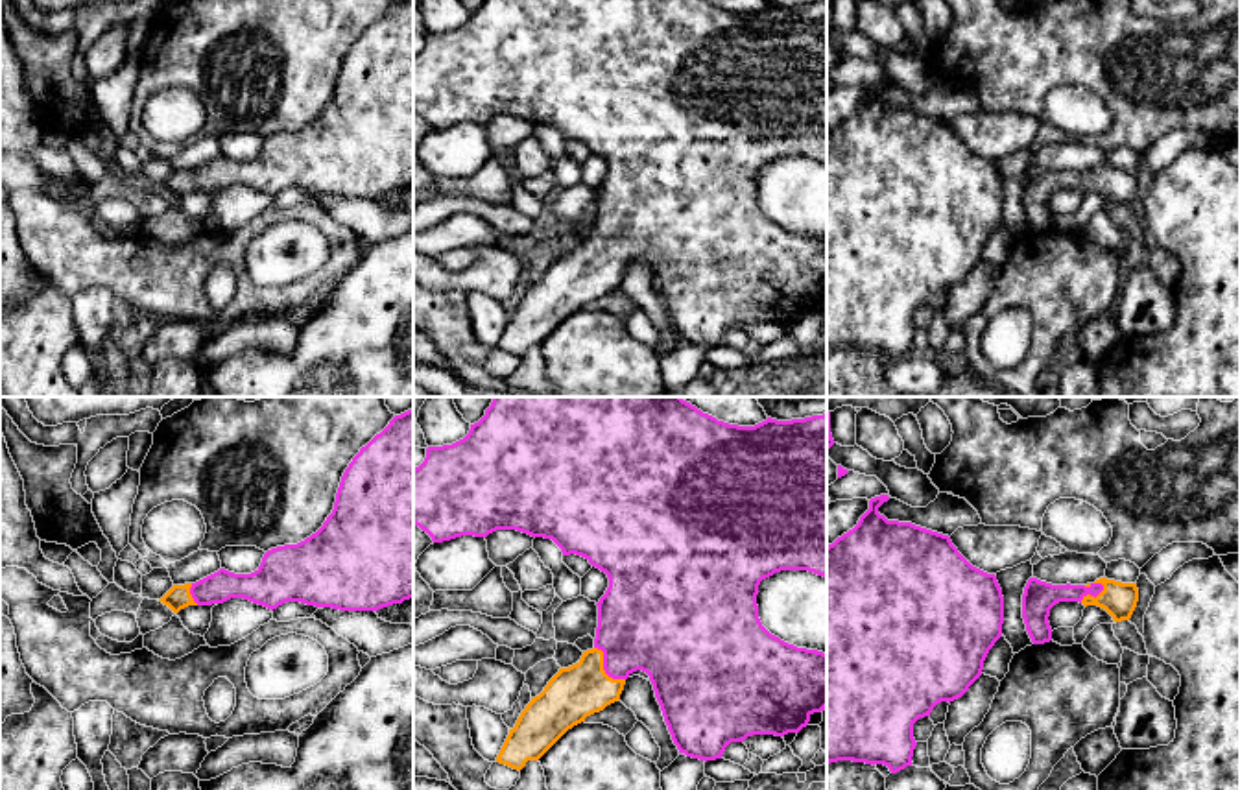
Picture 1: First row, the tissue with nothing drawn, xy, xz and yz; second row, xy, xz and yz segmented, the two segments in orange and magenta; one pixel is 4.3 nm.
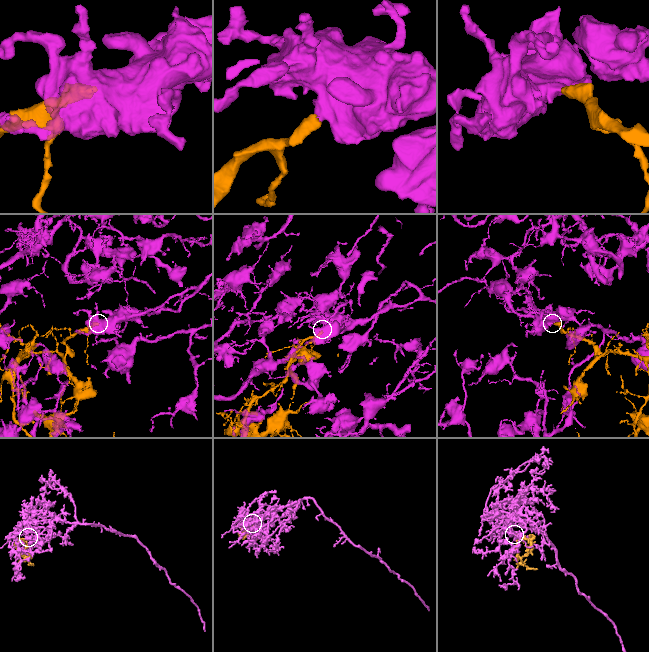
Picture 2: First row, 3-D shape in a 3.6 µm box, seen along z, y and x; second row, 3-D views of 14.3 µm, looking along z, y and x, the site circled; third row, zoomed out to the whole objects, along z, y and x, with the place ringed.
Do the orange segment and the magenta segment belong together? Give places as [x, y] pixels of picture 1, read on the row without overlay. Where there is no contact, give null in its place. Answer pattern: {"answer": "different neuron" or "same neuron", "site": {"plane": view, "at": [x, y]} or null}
{"answer": "same neuron", "site": {"plane": "xz", "at": [602, 255]}}

